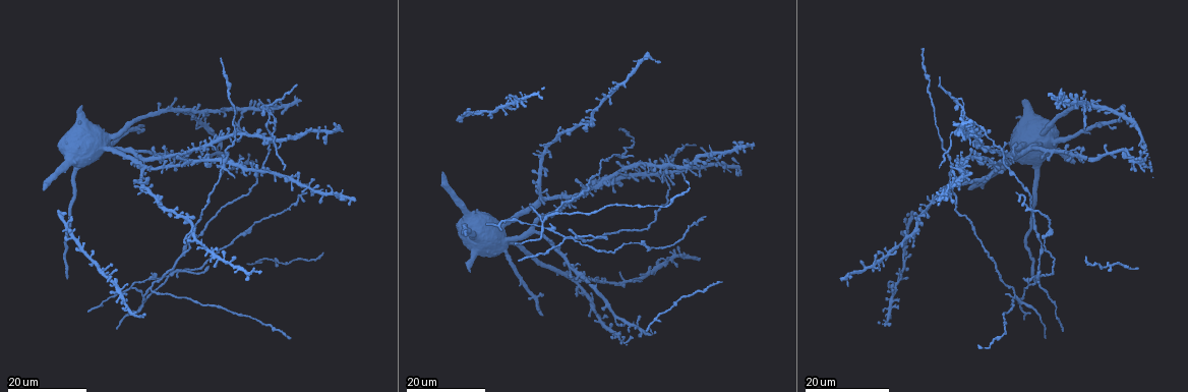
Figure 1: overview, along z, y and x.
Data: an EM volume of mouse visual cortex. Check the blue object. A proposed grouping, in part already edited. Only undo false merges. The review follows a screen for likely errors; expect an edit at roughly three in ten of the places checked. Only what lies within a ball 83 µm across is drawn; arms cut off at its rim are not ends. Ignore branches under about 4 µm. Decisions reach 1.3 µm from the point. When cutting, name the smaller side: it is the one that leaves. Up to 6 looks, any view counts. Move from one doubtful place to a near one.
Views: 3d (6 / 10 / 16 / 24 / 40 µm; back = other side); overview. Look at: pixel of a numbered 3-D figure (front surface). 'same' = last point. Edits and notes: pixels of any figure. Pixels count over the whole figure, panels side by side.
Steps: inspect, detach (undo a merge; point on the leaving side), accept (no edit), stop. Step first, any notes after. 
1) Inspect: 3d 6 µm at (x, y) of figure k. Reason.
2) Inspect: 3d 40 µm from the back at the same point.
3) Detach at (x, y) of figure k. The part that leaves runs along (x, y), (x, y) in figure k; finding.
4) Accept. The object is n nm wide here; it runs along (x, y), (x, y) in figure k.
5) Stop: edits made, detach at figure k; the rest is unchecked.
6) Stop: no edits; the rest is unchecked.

Inspect: 3d 16 µm at (1015, 295) of figure 1. Two arms in line, one across.

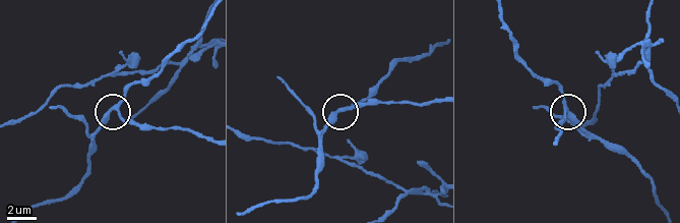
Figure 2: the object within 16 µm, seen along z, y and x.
Inspect: 3d 10 µm at (117, 108) of figure 2.

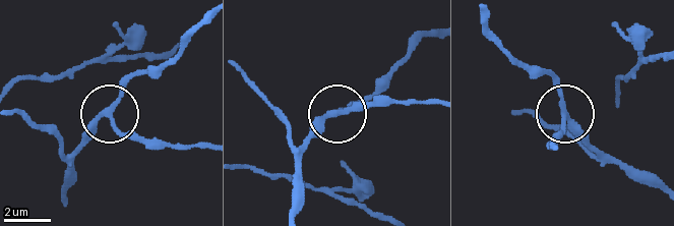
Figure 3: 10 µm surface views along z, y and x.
Inspect: 3d 6 µm at (333, 113) of figure 3. Closer look.

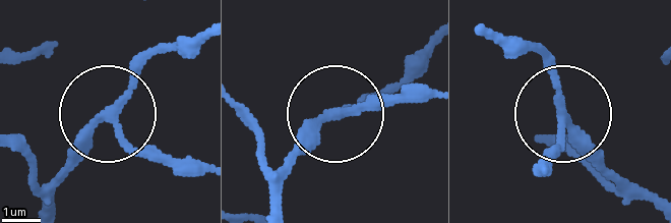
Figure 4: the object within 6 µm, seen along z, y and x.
Accept. The side arm is 18 µm long; it runs along (428, 49), (389, 88), (334, 113), (277, 181) in figure 4; continuous, no second neuron.

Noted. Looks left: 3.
Inspect: 3d 16 µm at (271, 116) of figure 1. Four or more arms meet.

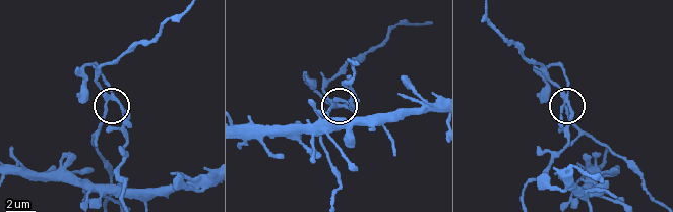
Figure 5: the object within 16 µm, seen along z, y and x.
Inspect: 3d 6 µm at (343, 107) of figure 5.

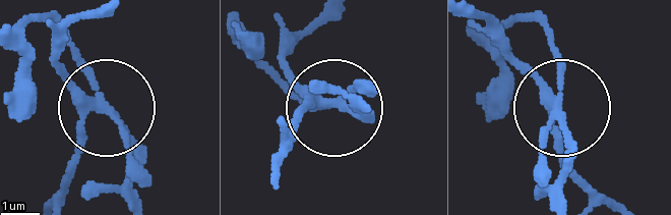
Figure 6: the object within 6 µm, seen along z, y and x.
Detach at (136, 142) of figure 6. The part that leaves runs along (93, 105), (122, 135), (128, 203) in figure 6; a second neuron is stuck on.

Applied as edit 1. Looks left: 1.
Stop: edits made, detach at figure 6; the rest is unchecked.

